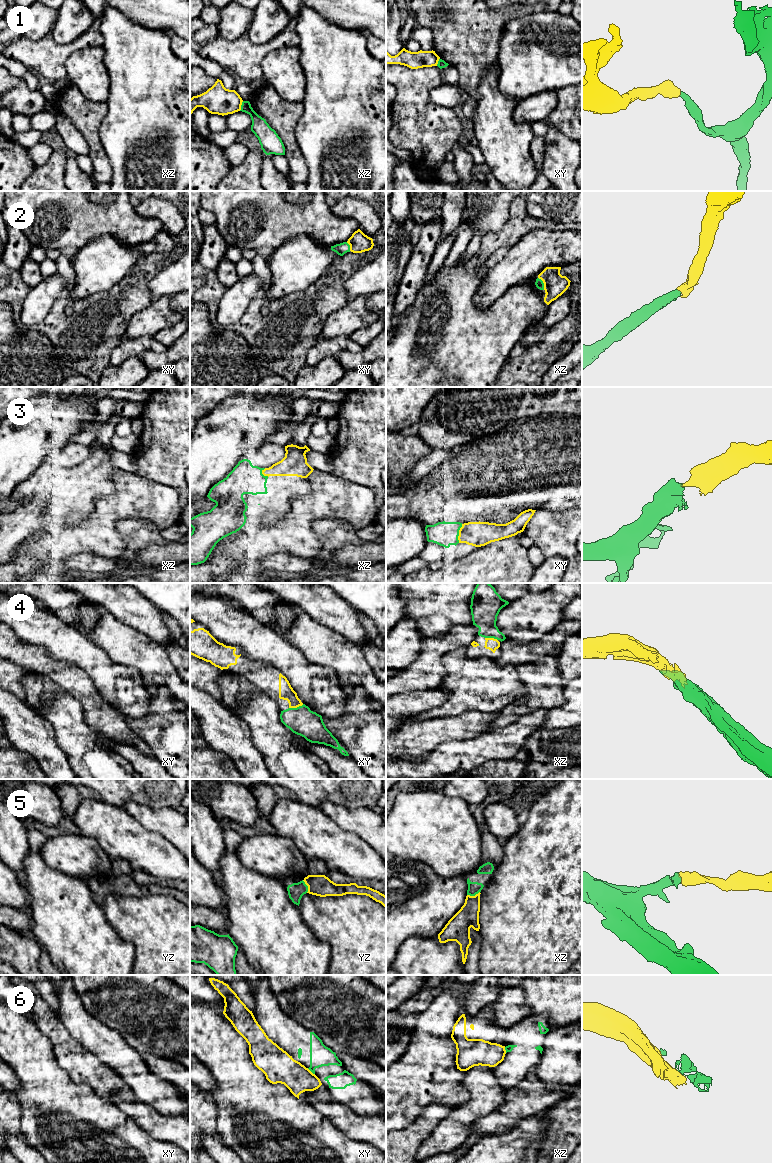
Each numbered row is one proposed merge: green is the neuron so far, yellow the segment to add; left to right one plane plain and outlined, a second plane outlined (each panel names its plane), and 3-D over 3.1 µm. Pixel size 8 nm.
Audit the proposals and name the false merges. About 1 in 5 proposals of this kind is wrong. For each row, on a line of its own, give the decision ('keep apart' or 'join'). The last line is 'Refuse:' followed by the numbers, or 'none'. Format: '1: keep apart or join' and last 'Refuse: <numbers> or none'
1: keep apart
2: join
3: join
4: join
5: join
6: keep apart
Refuse: 1, 6

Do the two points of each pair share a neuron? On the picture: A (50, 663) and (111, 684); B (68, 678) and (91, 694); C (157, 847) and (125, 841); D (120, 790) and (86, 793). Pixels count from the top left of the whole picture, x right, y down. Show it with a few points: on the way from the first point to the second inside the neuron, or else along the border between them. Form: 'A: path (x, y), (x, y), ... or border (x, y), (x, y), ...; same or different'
A: border (62, 661), (74, 664), (84, 672); different
B: path (74, 681), (85, 688); same
C: path (149, 847), (140, 847), (133, 843); same
D: border (91, 789), (101, 798); different

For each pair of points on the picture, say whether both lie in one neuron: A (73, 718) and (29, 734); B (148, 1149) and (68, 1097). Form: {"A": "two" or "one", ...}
{"A": "two", "B": "one"}

